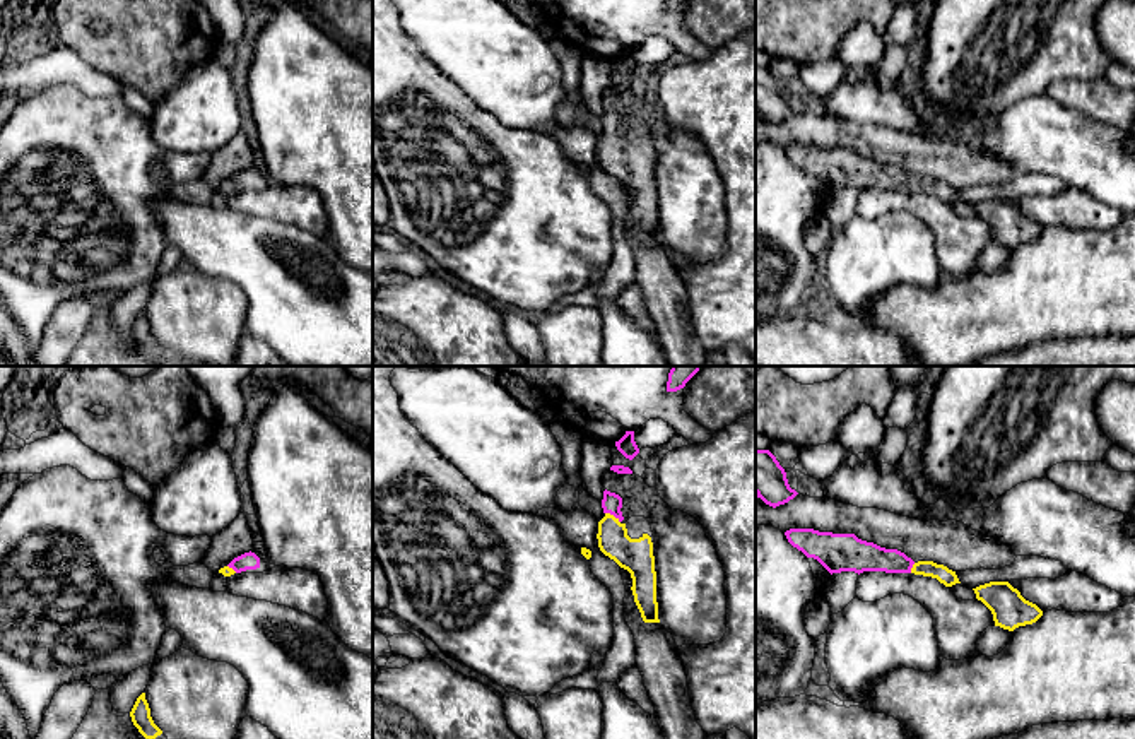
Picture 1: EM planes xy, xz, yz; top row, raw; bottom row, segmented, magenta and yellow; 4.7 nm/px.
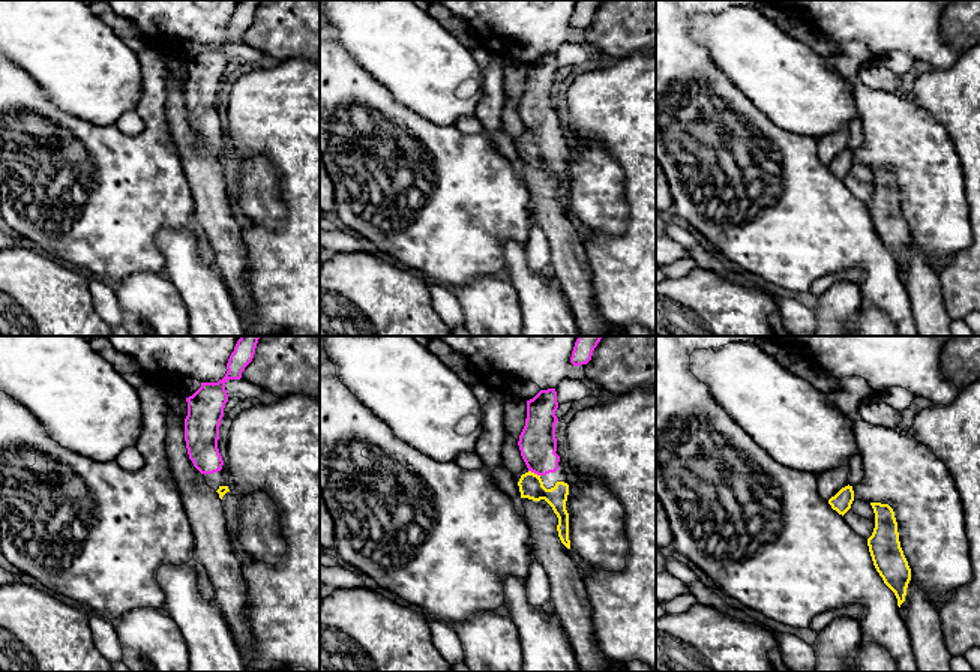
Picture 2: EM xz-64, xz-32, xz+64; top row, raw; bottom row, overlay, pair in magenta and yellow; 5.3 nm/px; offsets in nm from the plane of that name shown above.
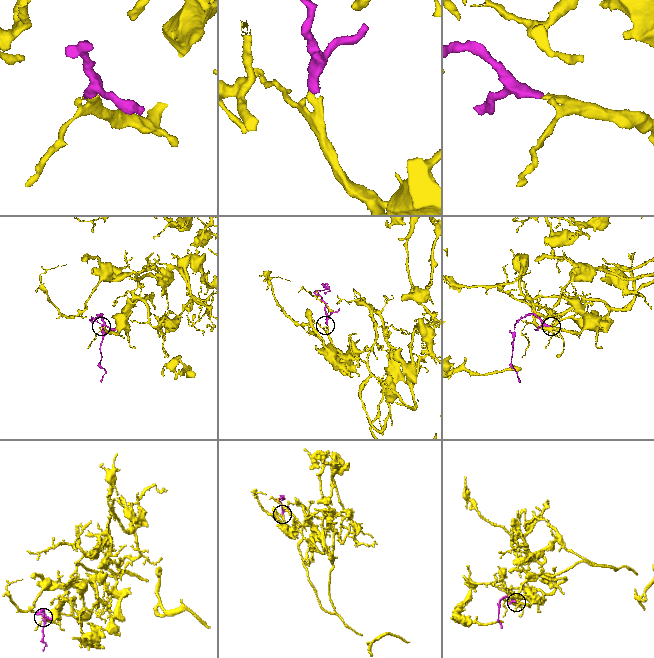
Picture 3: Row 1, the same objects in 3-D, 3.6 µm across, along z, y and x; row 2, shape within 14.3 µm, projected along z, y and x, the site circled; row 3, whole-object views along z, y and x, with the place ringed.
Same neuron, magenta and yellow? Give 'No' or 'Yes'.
Yes

